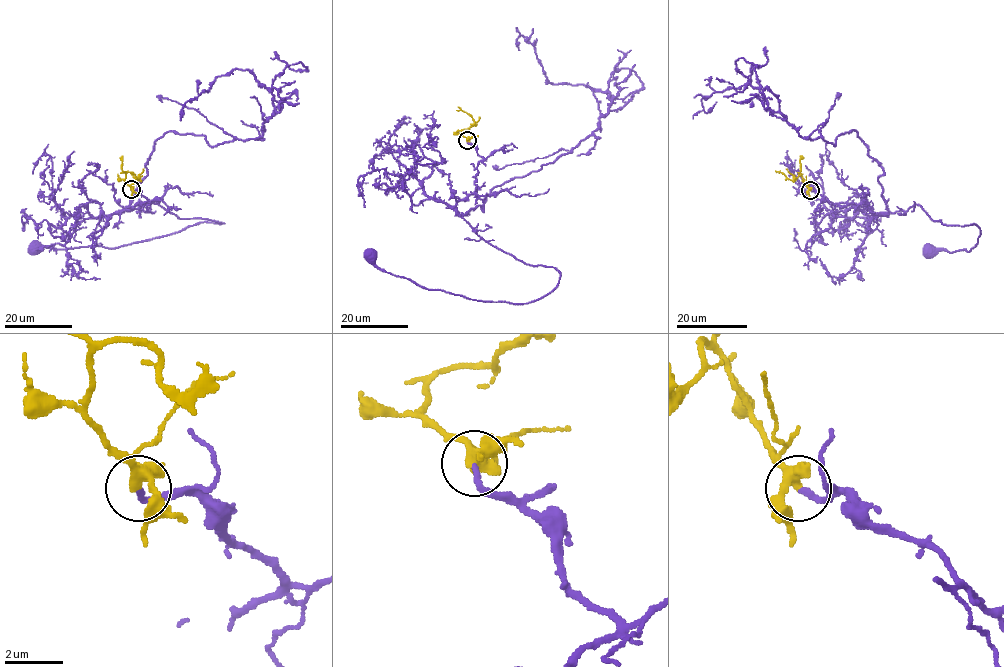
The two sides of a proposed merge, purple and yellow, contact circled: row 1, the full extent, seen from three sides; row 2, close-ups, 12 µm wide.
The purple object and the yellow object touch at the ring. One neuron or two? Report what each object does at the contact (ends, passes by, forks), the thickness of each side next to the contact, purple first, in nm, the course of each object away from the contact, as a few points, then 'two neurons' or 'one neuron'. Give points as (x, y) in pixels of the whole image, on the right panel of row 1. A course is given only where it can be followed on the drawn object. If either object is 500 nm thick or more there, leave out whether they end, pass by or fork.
purple ends there; yellow passes by; 180 nm thick on the purple side, 400 nm on the other; purple runs (810, 190), (839, 206), (896, 212), (918, 205), (933, 220), (980, 228), (969, 251), (929, 251); yellow runs (810, 190), (798, 172), (794, 179), (779, 173); one neuron

